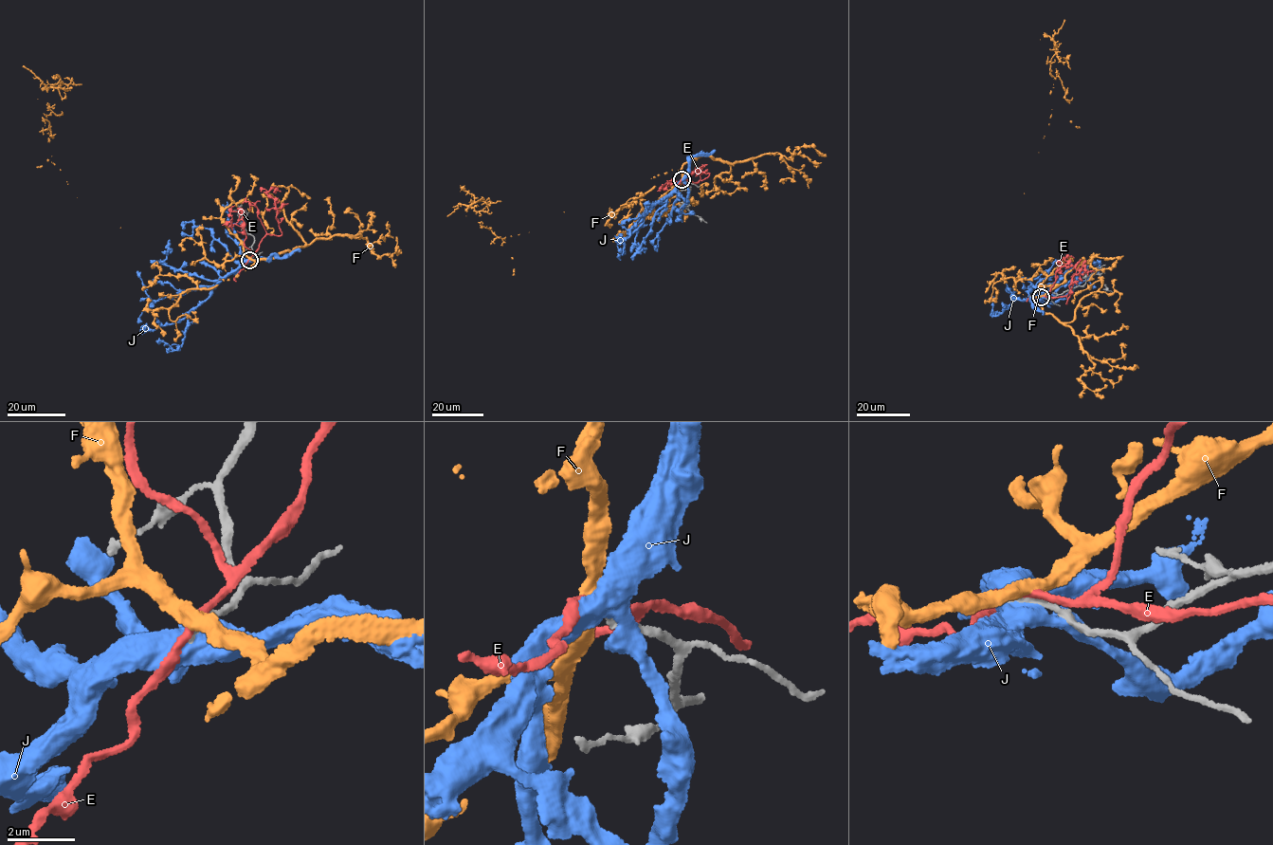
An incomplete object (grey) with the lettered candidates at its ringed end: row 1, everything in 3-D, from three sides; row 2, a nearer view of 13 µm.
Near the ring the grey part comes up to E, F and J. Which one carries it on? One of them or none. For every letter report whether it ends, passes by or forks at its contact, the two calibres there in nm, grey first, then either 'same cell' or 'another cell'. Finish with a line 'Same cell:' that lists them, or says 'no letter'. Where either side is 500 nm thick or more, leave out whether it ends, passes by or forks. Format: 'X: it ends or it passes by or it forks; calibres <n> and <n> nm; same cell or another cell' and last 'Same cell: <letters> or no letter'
E: it passes by; calibres 220 and 220 nm; another cell
F: it passes by; calibres 240 and 420 nm; another cell
J: calibres 280 and 550 nm; another cell
Same cell: no letter

